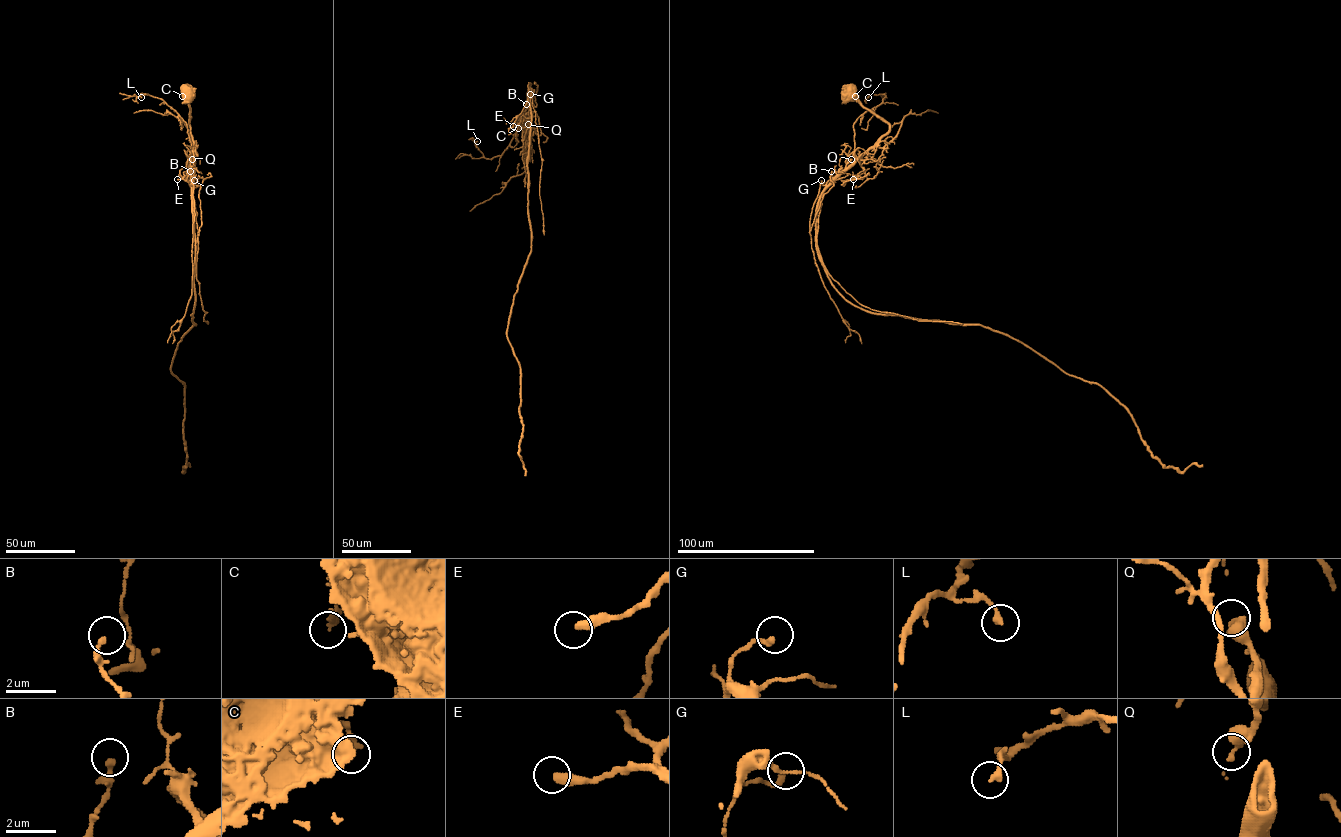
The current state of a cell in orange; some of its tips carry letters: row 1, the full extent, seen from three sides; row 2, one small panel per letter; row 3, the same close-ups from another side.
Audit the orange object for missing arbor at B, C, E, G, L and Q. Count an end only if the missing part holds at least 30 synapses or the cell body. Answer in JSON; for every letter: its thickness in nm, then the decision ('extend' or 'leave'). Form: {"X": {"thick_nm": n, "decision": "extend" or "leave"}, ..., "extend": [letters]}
{"B": {"thick_nm": 260, "decision": "leave"}, "C": {"thick_nm": 200, "decision": "leave"}, "E": {"thick_nm": 400, "decision": "leave"}, "G": {"thick_nm": 240, "decision": "leave"}, "L": {"thick_nm": 240, "decision": "leave"}, "Q": {"thick_nm": 400, "decision": "leave"}, "extend": []}

